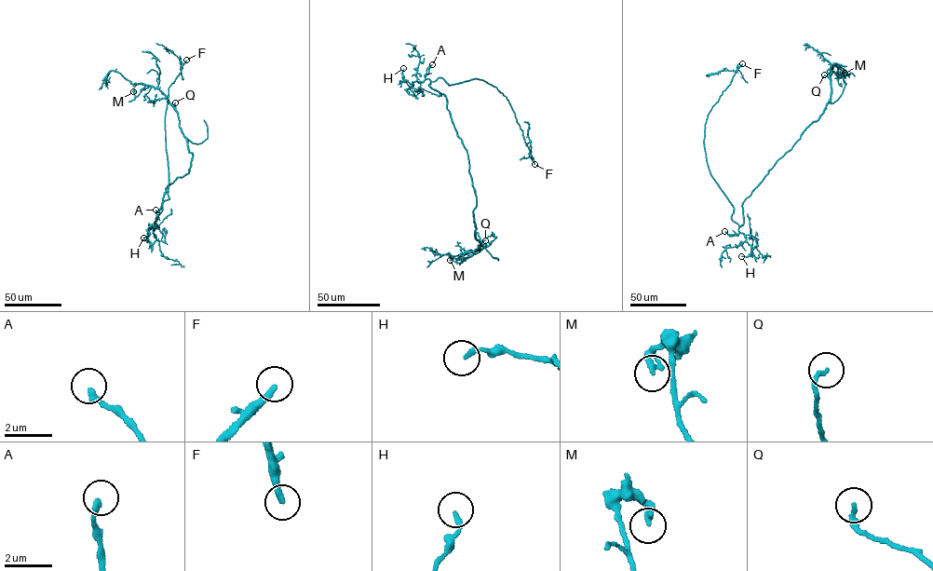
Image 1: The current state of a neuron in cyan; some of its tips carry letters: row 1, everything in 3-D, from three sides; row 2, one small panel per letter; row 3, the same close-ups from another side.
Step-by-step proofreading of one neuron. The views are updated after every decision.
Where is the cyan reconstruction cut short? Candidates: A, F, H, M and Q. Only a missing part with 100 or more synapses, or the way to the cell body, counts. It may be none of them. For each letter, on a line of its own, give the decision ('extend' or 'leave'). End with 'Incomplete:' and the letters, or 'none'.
A: leave
F: extend
H: leave
M: leave
Q: leave
Incomplete: F

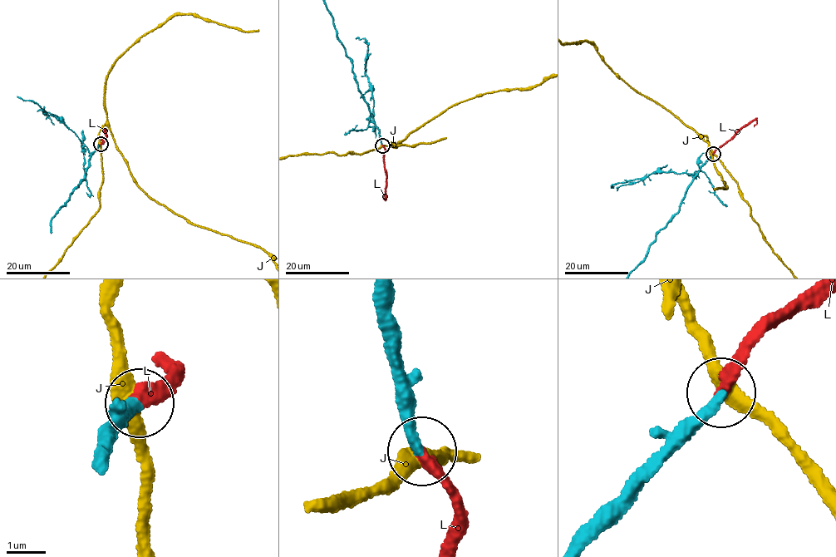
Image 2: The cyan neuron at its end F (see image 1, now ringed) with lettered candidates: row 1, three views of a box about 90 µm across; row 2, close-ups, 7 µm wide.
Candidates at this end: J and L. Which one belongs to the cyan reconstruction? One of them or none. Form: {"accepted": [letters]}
{"accepted": ["L"]}

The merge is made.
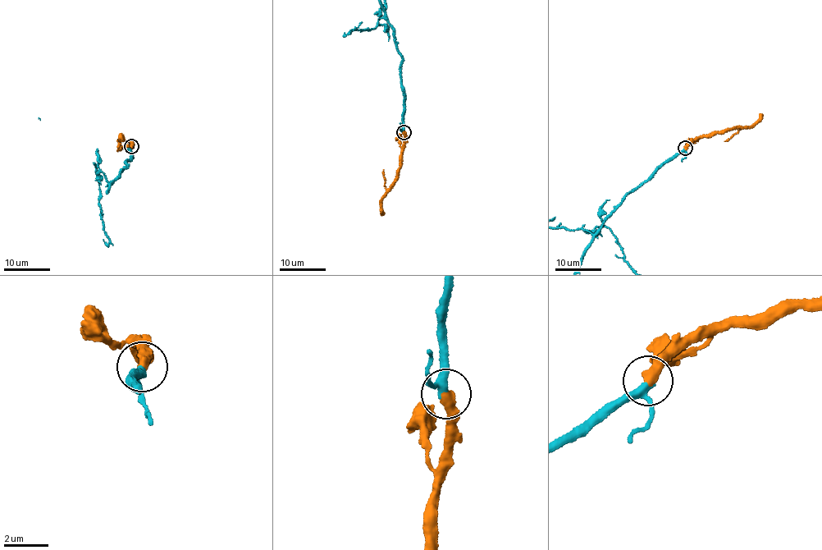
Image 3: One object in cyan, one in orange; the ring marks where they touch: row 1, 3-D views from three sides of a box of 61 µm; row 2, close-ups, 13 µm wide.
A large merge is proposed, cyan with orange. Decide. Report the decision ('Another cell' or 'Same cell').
Same cell

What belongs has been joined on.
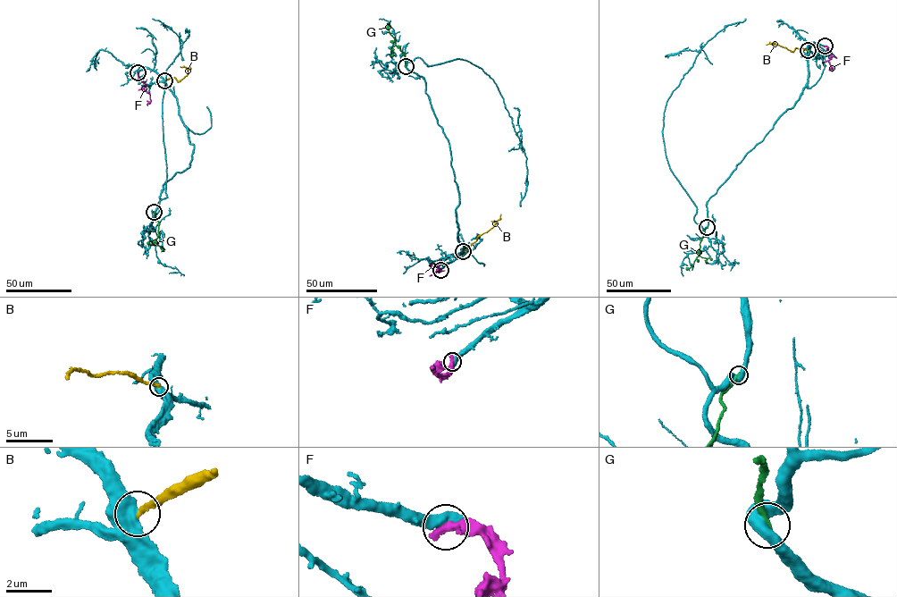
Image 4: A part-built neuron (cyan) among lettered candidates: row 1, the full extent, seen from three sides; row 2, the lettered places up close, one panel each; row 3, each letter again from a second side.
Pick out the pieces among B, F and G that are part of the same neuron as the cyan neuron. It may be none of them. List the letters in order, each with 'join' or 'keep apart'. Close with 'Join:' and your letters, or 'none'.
B: keep apart
F: keep apart
G: keep apart
Join: none

